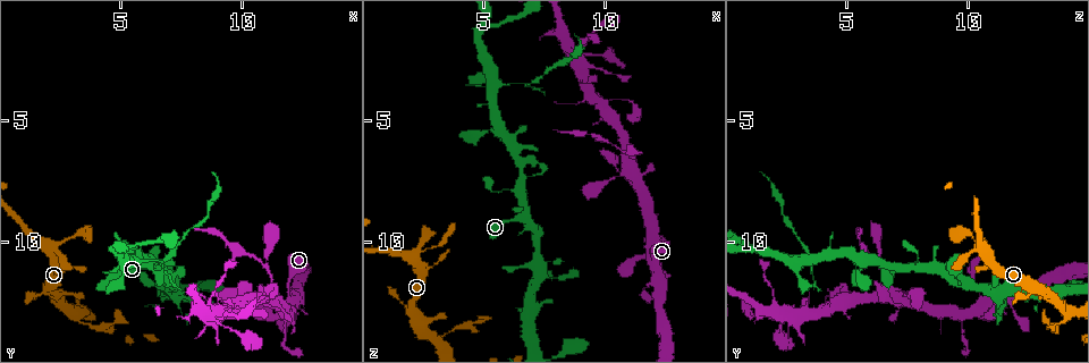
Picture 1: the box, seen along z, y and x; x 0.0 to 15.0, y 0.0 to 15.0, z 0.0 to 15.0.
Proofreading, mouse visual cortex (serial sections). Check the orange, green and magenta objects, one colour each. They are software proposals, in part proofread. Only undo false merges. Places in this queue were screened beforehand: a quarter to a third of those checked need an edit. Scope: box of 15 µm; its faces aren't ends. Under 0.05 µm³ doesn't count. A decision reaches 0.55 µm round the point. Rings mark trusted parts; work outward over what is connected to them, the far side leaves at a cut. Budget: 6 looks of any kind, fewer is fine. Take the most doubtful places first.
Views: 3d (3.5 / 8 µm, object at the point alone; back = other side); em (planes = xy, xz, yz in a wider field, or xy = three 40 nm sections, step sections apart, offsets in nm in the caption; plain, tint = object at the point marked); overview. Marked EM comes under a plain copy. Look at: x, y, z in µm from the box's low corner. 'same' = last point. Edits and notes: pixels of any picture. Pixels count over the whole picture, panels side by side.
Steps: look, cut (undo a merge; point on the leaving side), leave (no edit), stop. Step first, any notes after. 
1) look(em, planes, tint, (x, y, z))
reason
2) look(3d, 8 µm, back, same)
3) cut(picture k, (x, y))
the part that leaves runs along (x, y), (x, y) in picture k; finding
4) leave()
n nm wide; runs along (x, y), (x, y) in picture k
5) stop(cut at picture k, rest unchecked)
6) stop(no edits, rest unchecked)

look(3d, 3.5 µm, back, (6.7, 10.8, 3.4))

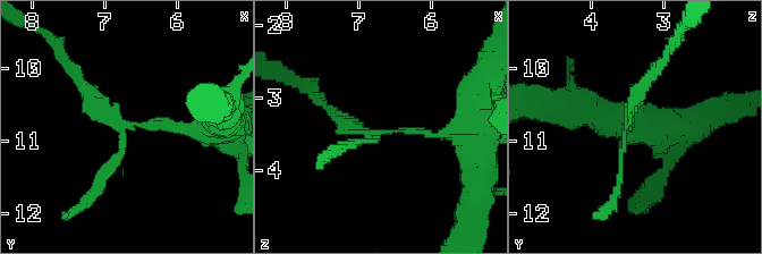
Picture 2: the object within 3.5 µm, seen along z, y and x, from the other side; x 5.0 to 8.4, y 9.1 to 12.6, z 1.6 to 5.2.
look(em, xy, step 2, tint, (6.65, 10.80, 3.45))
shape alone is not enough

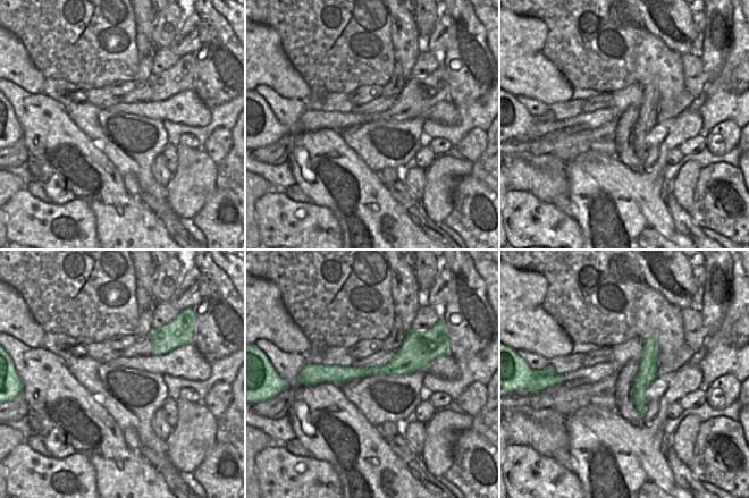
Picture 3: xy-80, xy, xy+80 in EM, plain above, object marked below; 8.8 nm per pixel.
look(em, xy, step 3, tint, same)
cut it another way

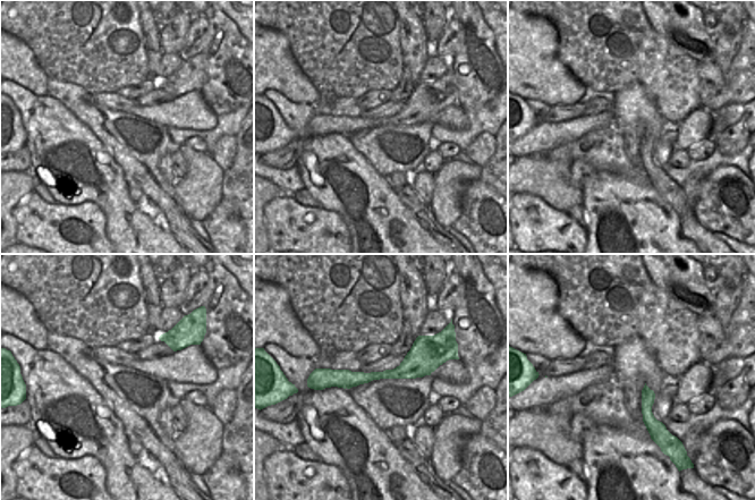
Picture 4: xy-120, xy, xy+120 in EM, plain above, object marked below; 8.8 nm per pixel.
cut(picture 2, (109, 121))
the part that leaves runs along (151, 125), (117, 121), (68, 66) in picture 2; a second cell is stuck on

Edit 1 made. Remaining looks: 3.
look(3d, 3.5 µm, (12.0, 12.5, 10.6))
four or more arms meet

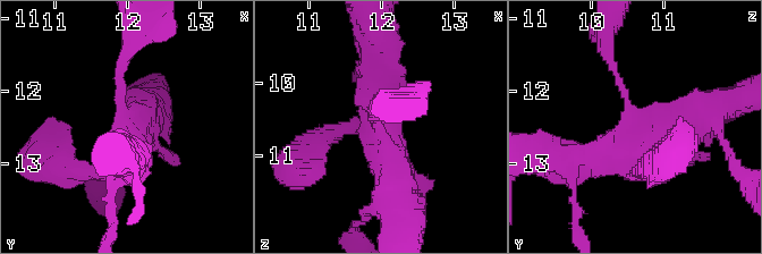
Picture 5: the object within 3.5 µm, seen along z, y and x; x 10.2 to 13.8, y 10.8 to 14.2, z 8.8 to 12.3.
look(em, xy, step 1, tint, (11.95, 12.55, 10.55))
4 arms; arms of 150, 200, 450, 500 nm

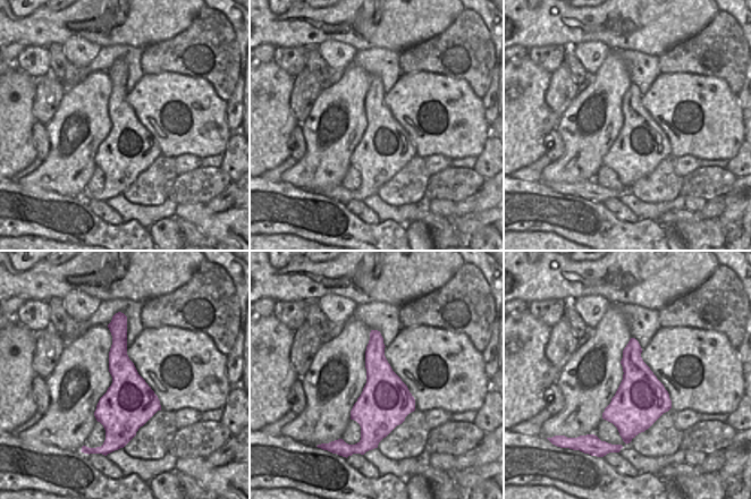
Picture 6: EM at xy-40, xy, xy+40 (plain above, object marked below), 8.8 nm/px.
look(em, xy, step 2, tint, same)

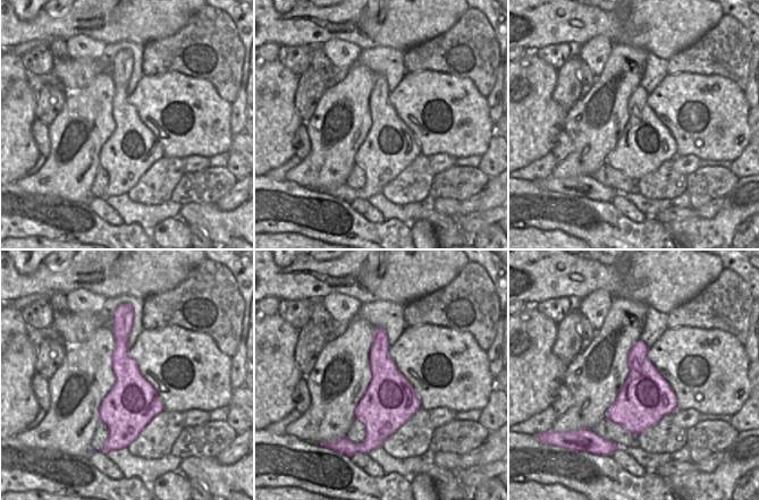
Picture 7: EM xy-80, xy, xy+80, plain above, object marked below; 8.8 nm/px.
leave()
runs along (125, 57), (121, 158), (128, 161) in picture 5; all the same cell

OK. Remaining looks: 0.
stop(cut at picture 2, rest unchecked)

